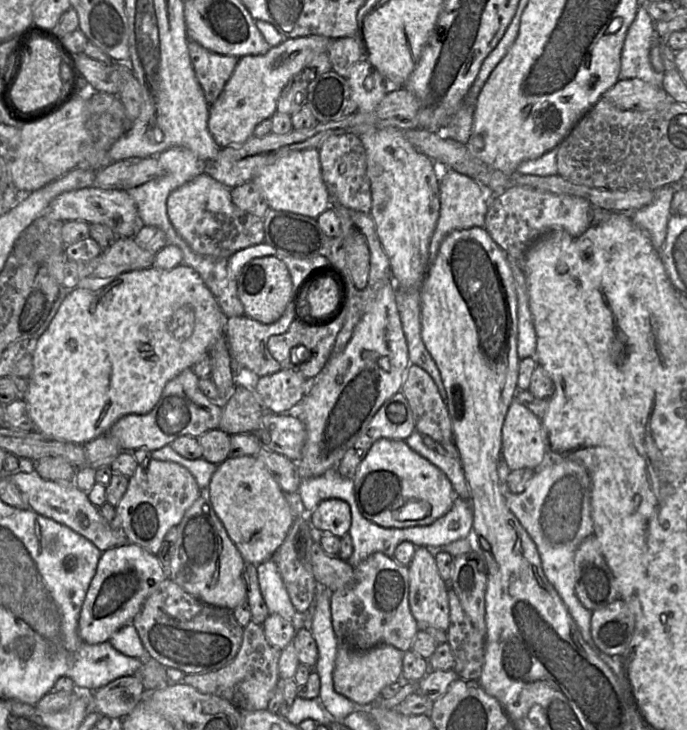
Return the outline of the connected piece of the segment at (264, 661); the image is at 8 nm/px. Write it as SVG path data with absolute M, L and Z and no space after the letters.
M253 620L244 628L243 641L236 657L221 669L201 674L189 674L183 682L201 693L226 699L242 712L267 710L274 690L280 683L278 663L281 649L267 640L263 626Z

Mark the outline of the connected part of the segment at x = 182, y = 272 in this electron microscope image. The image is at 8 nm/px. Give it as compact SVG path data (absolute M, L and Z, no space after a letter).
M180 264L171 269L155 266L124 272L112 277L112 281L96 290L75 288L64 298L56 316L48 329L32 347L33 372L28 389L20 395L26 402L30 418L43 436L62 442L86 444L104 434L112 425L128 414L147 414L158 403L166 384L186 369L193 368L203 357L209 354L218 339L225 336L227 318L222 312L217 298L206 286L201 276L193 268Z

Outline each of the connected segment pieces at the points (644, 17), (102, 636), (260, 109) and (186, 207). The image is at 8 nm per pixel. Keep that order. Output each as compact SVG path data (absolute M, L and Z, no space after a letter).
M645 5L639 6L622 48L620 79L638 78L662 88L663 73L655 71L650 63L650 50L659 38Z
M126 543L103 552L80 612L81 639L88 644L108 641L116 631L132 623L145 600L167 577L157 555L136 544Z
M324 36L285 39L265 54L241 57L219 98L210 106L208 129L219 147L239 146L253 137L257 125L277 112L278 100L290 79L315 56L327 53L332 40Z
M203 173L170 193L167 199L168 217L179 235L199 255L228 259L245 248L265 243L264 219L238 208L231 198L231 189Z

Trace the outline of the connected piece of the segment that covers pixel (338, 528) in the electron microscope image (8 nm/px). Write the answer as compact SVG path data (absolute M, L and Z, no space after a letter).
M337 498L323 500L312 512L310 522L317 532L341 538L349 533L351 526L350 506Z

